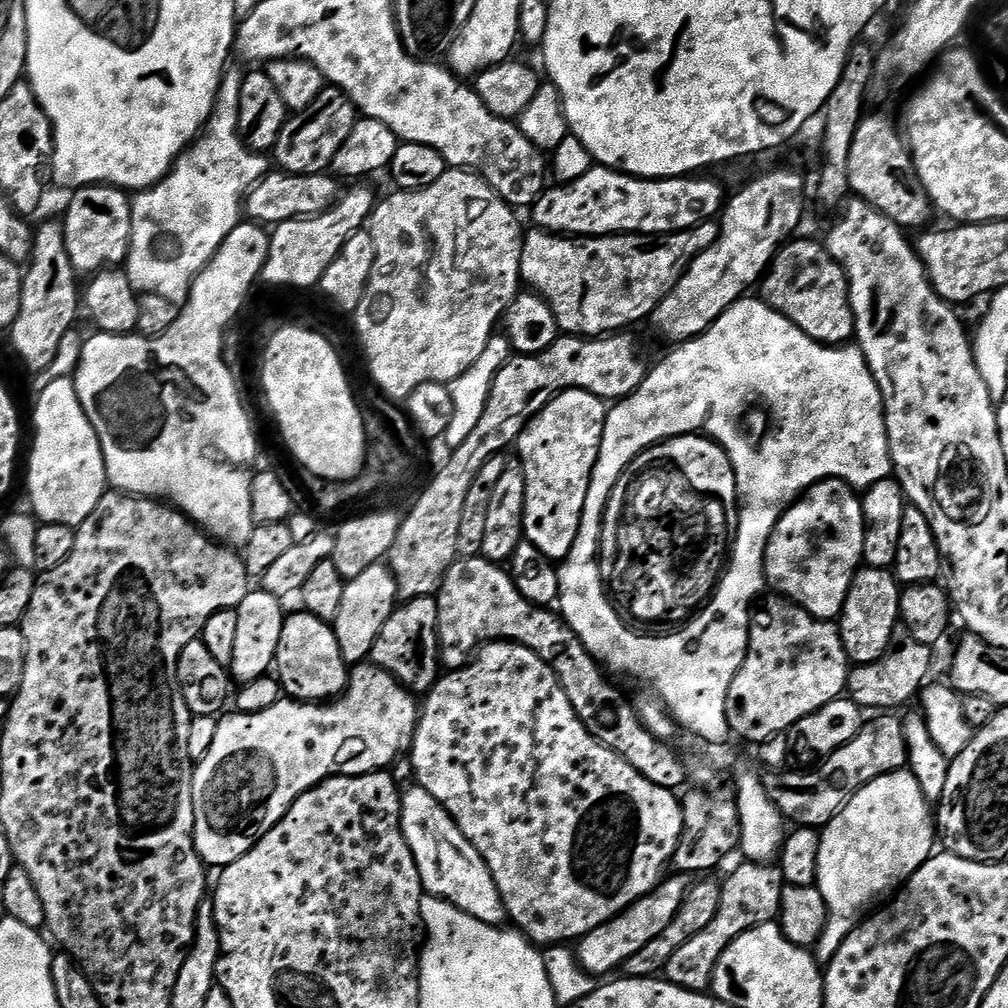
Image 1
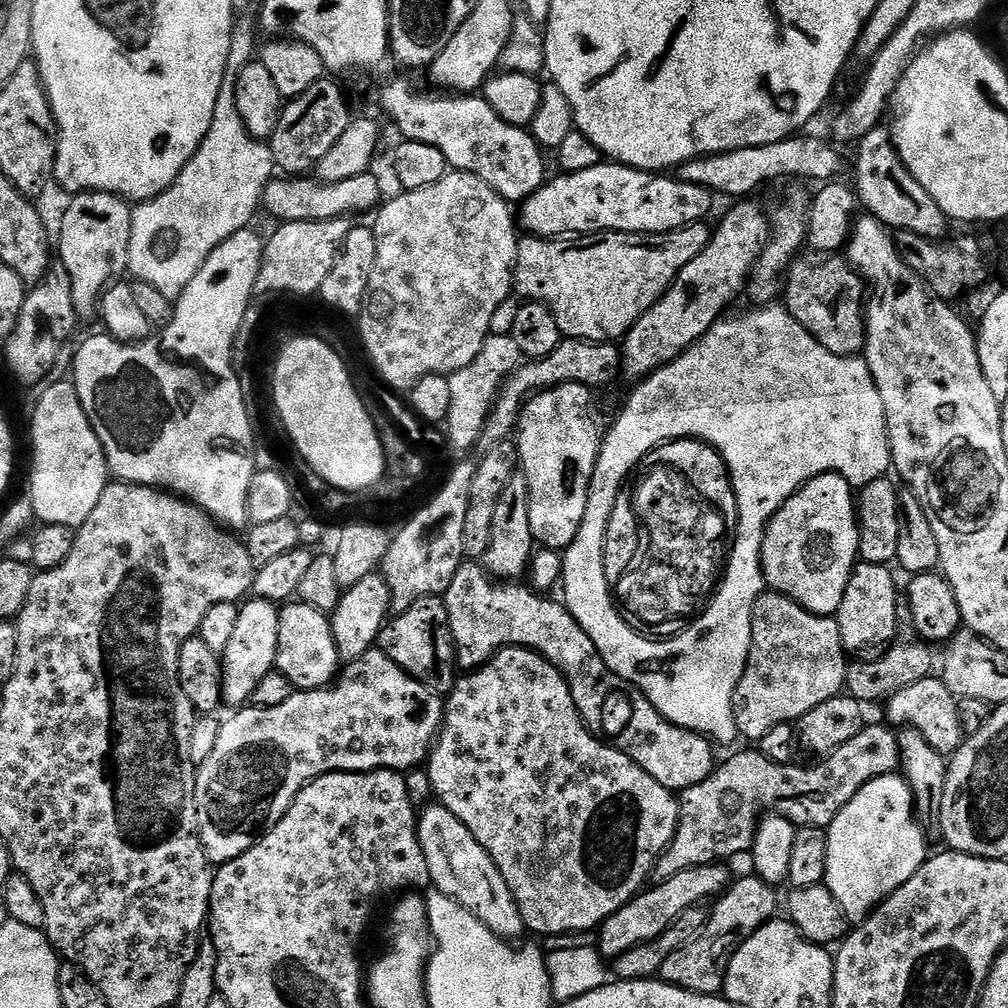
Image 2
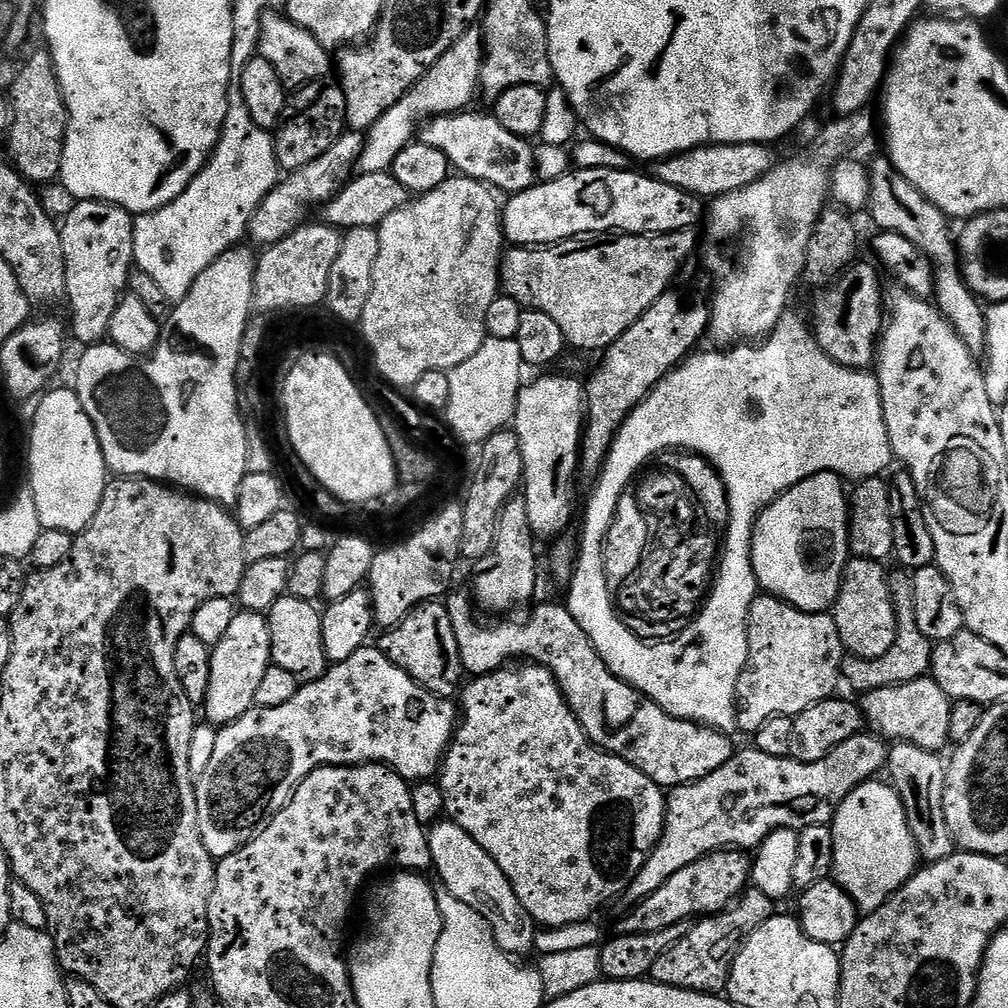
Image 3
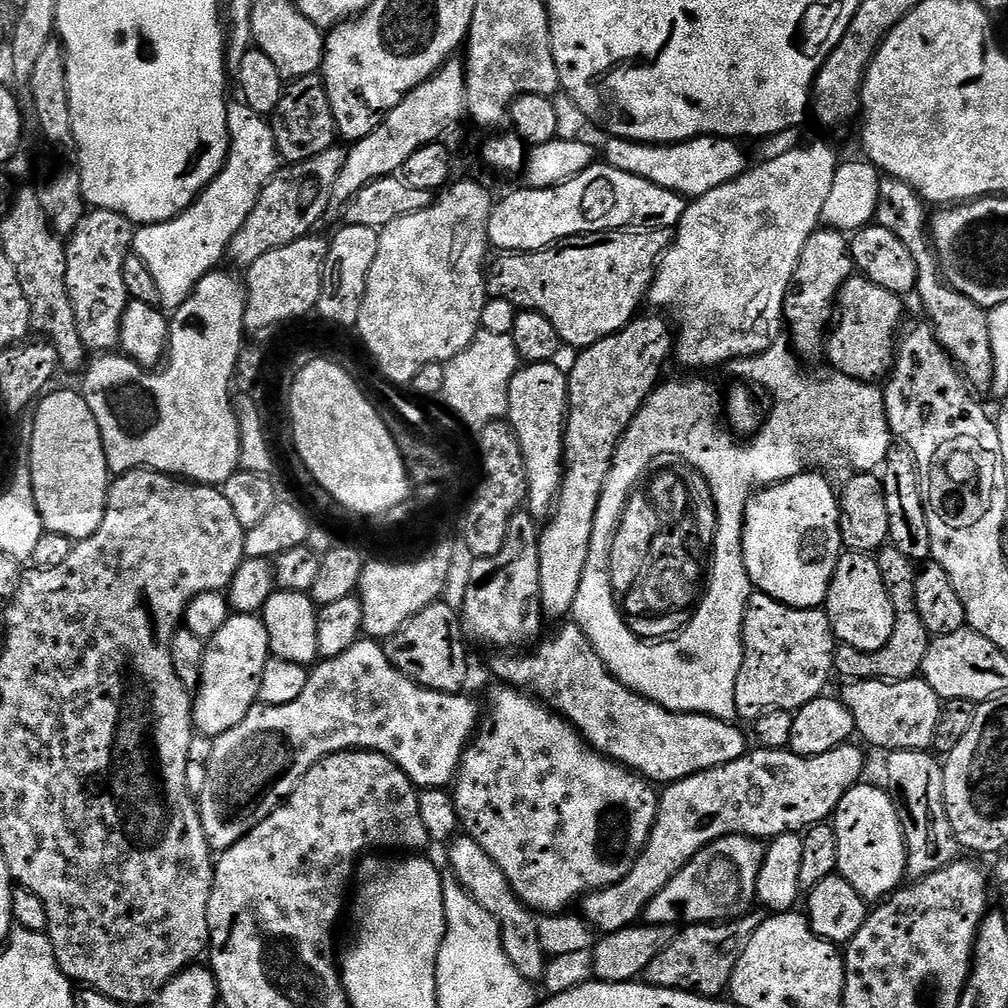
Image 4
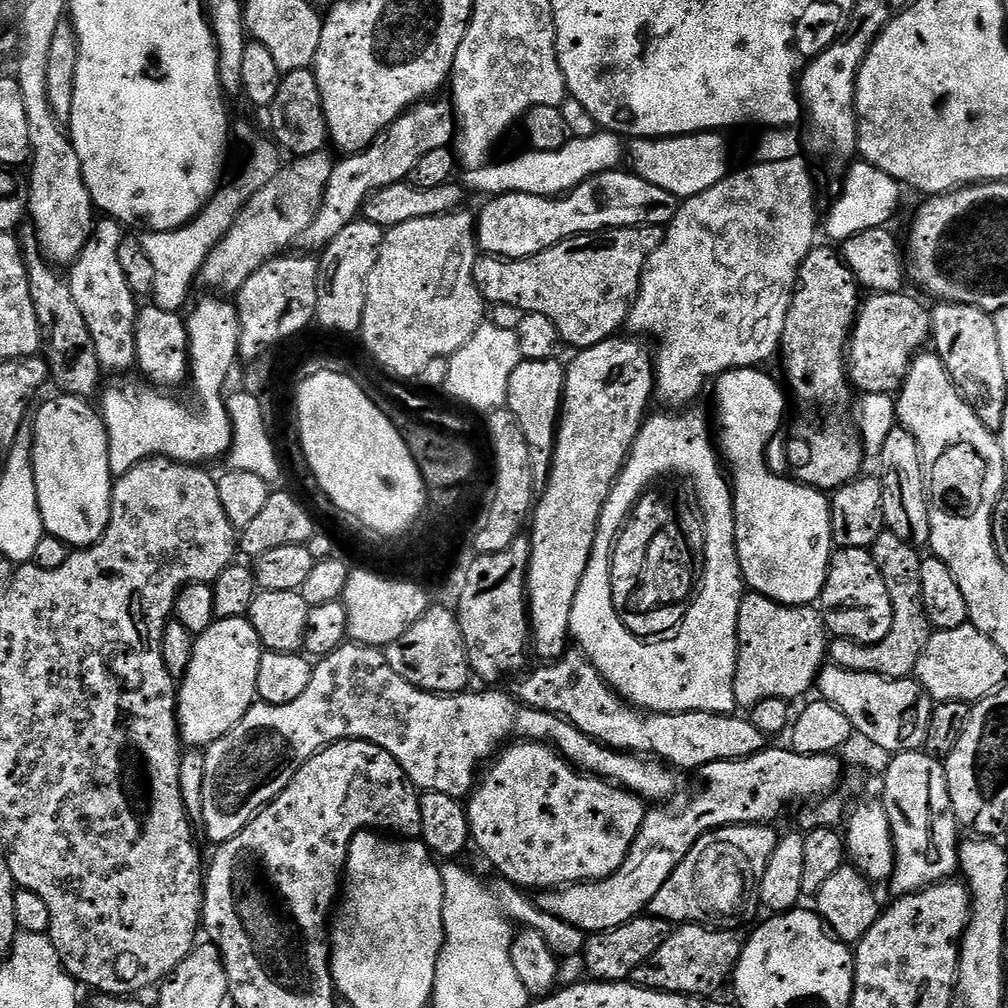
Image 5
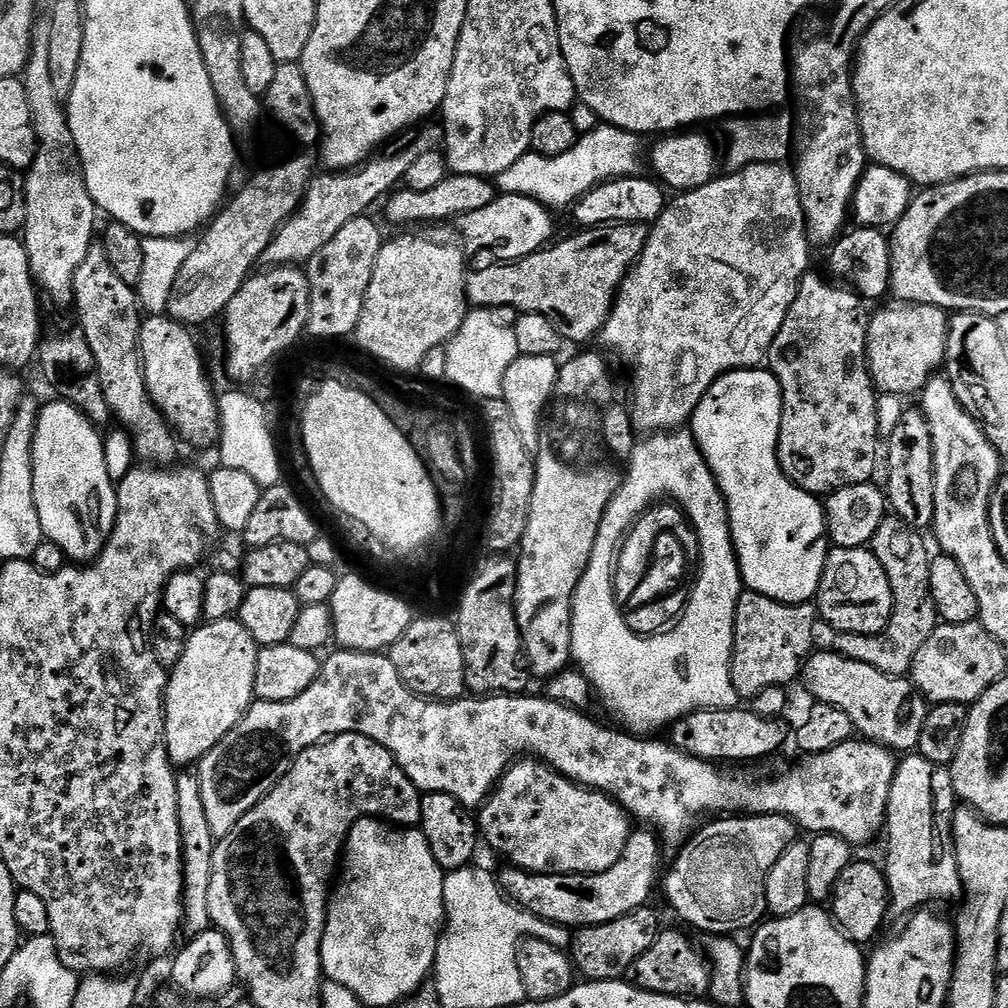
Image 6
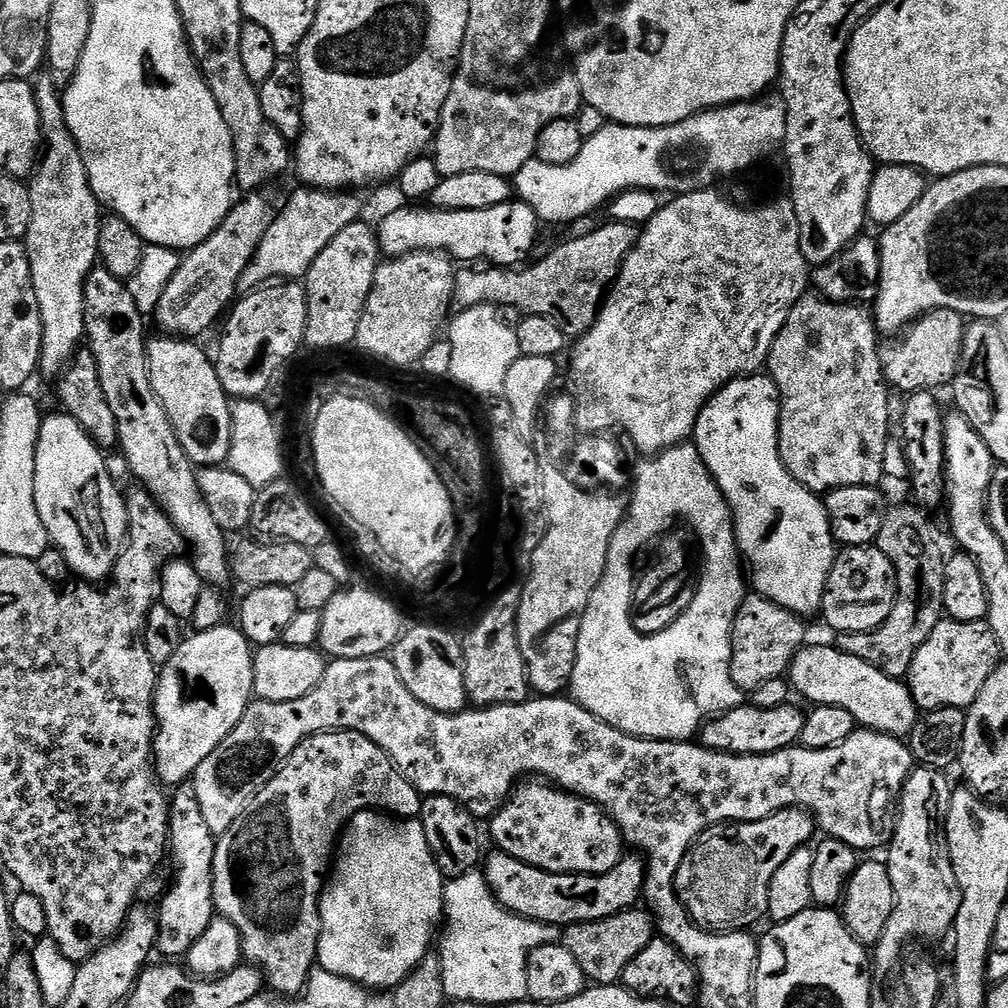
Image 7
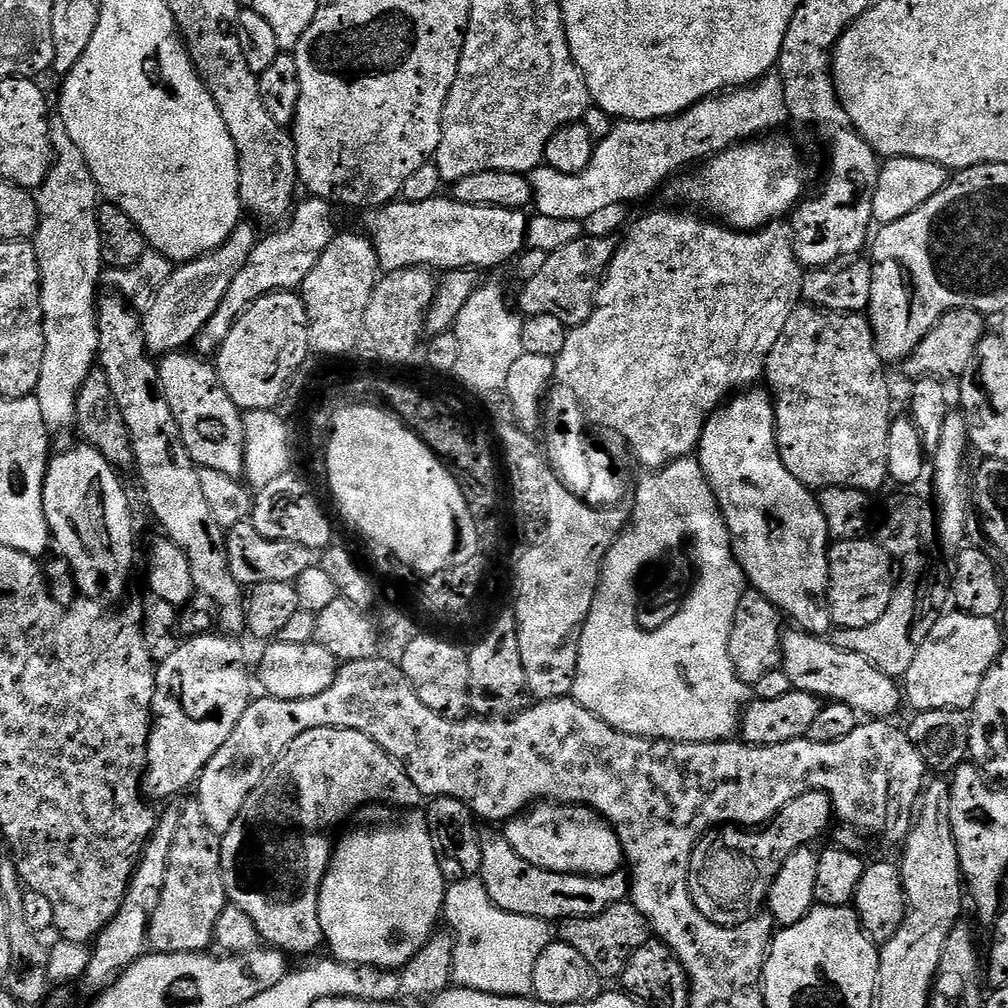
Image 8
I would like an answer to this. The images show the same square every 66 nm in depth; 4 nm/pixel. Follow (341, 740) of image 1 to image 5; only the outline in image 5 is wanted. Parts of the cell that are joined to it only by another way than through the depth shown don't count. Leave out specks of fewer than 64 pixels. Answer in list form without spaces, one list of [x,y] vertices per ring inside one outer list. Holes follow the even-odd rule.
[[[345,642],[313,667],[310,686],[306,686],[306,690],[302,690],[302,694],[298,694],[294,702],[257,702],[244,715],[242,722],[238,722],[238,726],[234,726],[222,738],[208,745],[204,752],[206,770],[202,778],[202,831],[208,835],[212,846],[230,842],[230,838],[237,836],[271,800],[278,798],[278,794],[282,794],[282,790],[290,786],[294,774],[302,770],[302,766],[311,756],[339,740],[374,742],[374,746],[382,746],[382,750],[394,757],[417,789],[424,792],[449,792],[457,798],[467,797],[471,793],[482,765],[491,761],[513,738],[550,742],[551,747],[573,768],[598,776],[601,780],[611,780],[645,802],[672,802],[680,792],[681,773],[655,758],[645,758],[606,746],[590,738],[590,734],[584,734],[582,730],[578,730],[578,726],[561,716],[528,708],[515,695],[507,696],[504,692],[496,692],[500,690],[472,691],[465,690],[455,694],[423,692],[406,682],[406,678],[398,678],[398,674],[390,670],[390,662],[386,662],[381,649]]]

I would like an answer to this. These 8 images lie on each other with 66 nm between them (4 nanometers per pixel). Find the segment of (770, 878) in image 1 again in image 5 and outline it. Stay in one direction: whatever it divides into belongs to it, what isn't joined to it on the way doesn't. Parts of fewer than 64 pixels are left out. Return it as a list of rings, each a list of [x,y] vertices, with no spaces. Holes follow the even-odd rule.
[[[681,924],[673,927],[671,934],[634,970],[631,983],[651,992],[669,992],[675,996],[709,998],[724,983],[733,979],[736,964],[744,949],[744,940],[736,930],[713,928],[703,924]]]

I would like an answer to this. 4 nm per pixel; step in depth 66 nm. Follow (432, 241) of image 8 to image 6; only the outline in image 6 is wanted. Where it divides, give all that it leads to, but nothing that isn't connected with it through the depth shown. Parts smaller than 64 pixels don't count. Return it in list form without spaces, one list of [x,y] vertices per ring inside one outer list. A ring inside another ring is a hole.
[[[500,194],[494,202],[490,202],[490,206],[460,217],[458,227],[464,235],[463,243],[469,249],[496,248],[497,254],[500,255],[497,257],[501,261],[511,262],[539,252],[553,239],[552,231],[555,230],[556,224],[552,221],[552,216],[553,213],[543,208],[534,198]]]

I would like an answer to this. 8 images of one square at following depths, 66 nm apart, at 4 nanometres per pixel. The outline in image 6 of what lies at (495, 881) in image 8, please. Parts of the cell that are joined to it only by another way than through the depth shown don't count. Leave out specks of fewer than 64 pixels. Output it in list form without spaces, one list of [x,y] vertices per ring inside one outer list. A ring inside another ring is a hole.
[[[636,830],[628,837],[624,856],[618,858],[618,862],[614,862],[614,866],[610,866],[610,870],[605,872],[599,872],[593,876],[536,876],[533,872],[524,872],[520,868],[504,866],[504,869],[498,872],[498,879],[504,895],[513,904],[524,908],[538,918],[550,921],[551,924],[561,924],[566,929],[579,930],[606,922],[614,922],[618,918],[629,916],[630,913],[638,911],[651,901],[648,899],[651,898],[655,888],[657,891],[658,881],[662,876],[662,868],[660,872],[660,848],[662,849],[662,841],[655,832]]]

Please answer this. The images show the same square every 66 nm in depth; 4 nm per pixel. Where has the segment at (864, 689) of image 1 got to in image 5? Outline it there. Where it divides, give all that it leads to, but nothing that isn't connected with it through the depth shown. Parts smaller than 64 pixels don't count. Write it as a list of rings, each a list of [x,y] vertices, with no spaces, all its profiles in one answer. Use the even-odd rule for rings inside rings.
[[[885,530],[877,538],[870,549],[876,559],[878,570],[886,582],[886,590],[890,590],[892,603],[892,625],[890,634],[877,644],[859,644],[841,636],[829,643],[827,659],[833,664],[842,666],[842,670],[854,670],[862,674],[878,674],[887,680],[906,680],[915,673],[918,658],[922,658],[922,650],[926,650],[928,637],[934,629],[928,623],[928,615],[922,602],[922,574],[920,573],[921,553],[915,547],[902,542],[898,534]]]

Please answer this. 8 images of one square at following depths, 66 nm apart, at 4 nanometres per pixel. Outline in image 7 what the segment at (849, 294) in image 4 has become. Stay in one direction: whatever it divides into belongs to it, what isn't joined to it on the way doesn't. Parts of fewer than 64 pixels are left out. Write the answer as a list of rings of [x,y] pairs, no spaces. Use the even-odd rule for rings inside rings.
[[[935,308],[933,312],[927,312],[926,315],[921,316],[903,333],[904,341],[896,340],[900,338],[885,339],[880,346],[880,368],[884,372],[885,381],[895,391],[897,388],[898,391],[904,392],[900,394],[940,390],[943,384],[944,387],[951,385],[956,368],[960,365],[960,351],[964,349],[965,327],[966,318],[961,312],[955,312],[949,308]]]

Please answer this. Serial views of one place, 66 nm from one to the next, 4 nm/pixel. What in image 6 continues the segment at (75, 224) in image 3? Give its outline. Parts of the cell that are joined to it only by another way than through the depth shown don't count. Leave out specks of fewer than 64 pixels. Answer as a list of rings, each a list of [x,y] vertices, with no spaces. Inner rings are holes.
[[[94,246],[86,254],[86,262],[82,262],[74,274],[72,295],[76,316],[80,319],[79,331],[83,332],[86,342],[90,342],[90,350],[94,350],[104,397],[113,417],[125,424],[121,425],[132,441],[135,455],[139,459],[141,456],[144,459],[141,461],[148,466],[175,465],[177,437],[164,413],[157,410],[144,381],[144,361],[140,359],[142,309],[135,287],[114,274],[110,262],[106,262],[103,246]]]

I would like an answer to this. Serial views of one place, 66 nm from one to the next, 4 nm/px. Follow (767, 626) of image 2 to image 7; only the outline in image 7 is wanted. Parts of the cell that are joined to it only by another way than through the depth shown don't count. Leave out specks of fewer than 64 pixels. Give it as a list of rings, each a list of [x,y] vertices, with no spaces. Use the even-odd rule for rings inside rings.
[[[759,594],[745,595],[732,627],[730,678],[734,678],[734,686],[738,686],[741,693],[751,694],[762,682],[784,676],[791,669],[792,659],[805,647],[804,624],[795,612],[778,606],[773,600]]]

